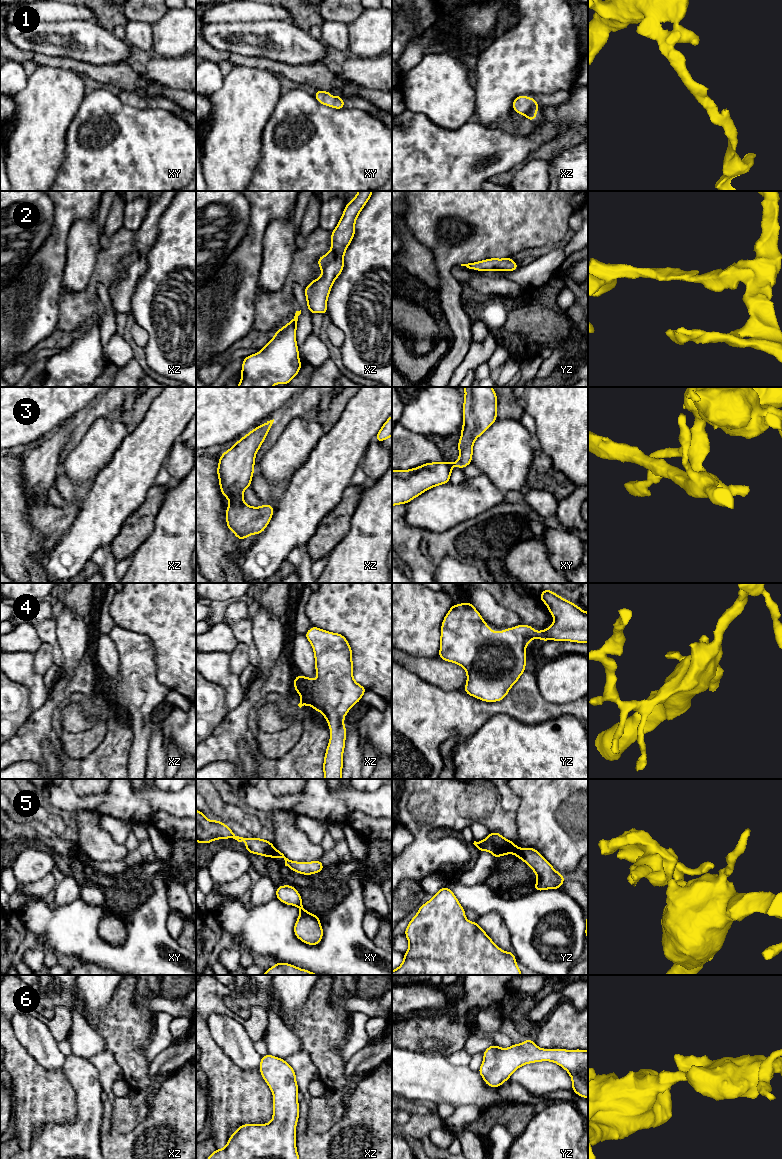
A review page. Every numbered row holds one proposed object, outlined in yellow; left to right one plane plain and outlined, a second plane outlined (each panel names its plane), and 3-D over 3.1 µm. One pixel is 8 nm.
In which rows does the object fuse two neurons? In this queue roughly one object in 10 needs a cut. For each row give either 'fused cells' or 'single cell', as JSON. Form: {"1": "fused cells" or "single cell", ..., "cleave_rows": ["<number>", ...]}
{"1": "single cell", "2": "single cell", "3": "single cell", "4": "single cell", "5": "fused cells", "6": "single cell", "cleave_rows": ["5"]}

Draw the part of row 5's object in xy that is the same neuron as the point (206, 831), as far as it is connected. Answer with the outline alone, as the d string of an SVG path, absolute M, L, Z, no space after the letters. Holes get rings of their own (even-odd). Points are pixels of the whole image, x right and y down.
M196 809L196 842L208 844L214 840L227 838L233 838L238 842L244 841L248 853L270 858L275 851L273 843L257 837L247 839L236 836L224 822L218 820L210 821L201 811Z

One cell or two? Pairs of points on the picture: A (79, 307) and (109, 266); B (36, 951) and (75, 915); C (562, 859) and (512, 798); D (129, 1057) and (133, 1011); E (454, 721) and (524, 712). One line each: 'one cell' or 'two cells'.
A: one cell
B: two cells
C: two cells
D: one cell
E: one cell

